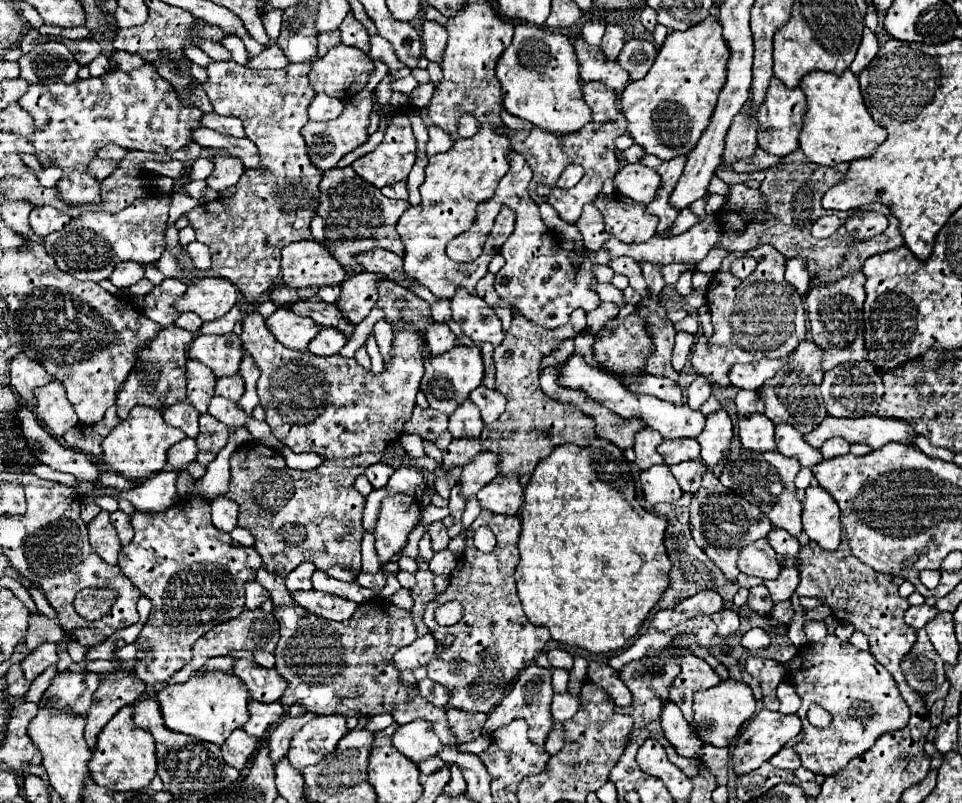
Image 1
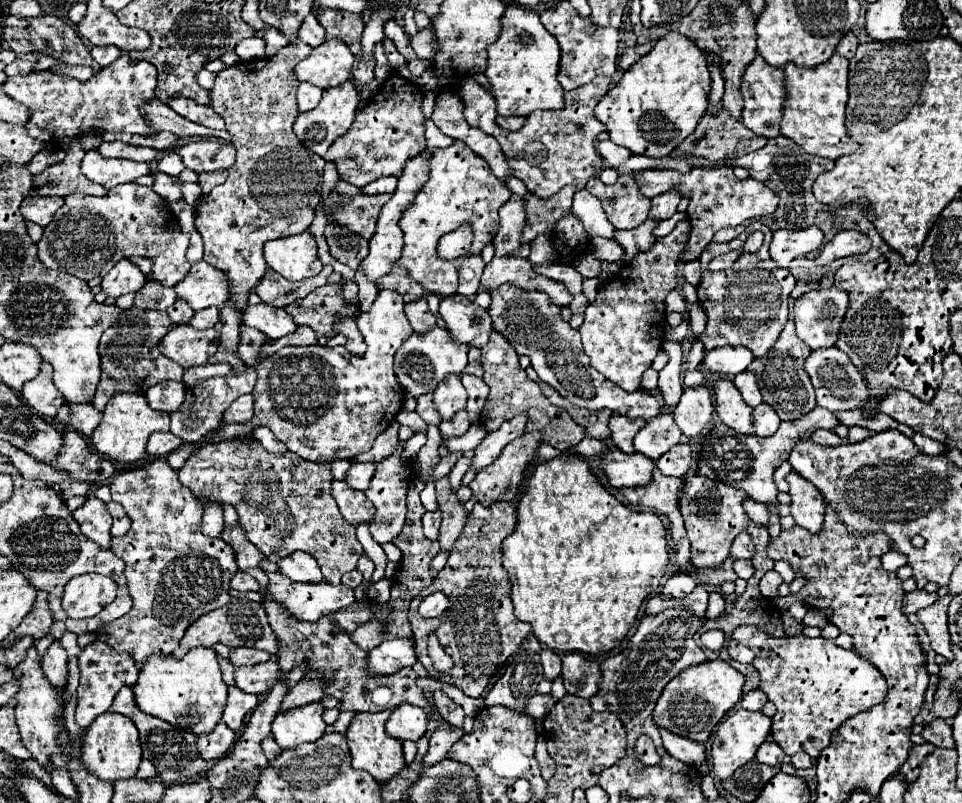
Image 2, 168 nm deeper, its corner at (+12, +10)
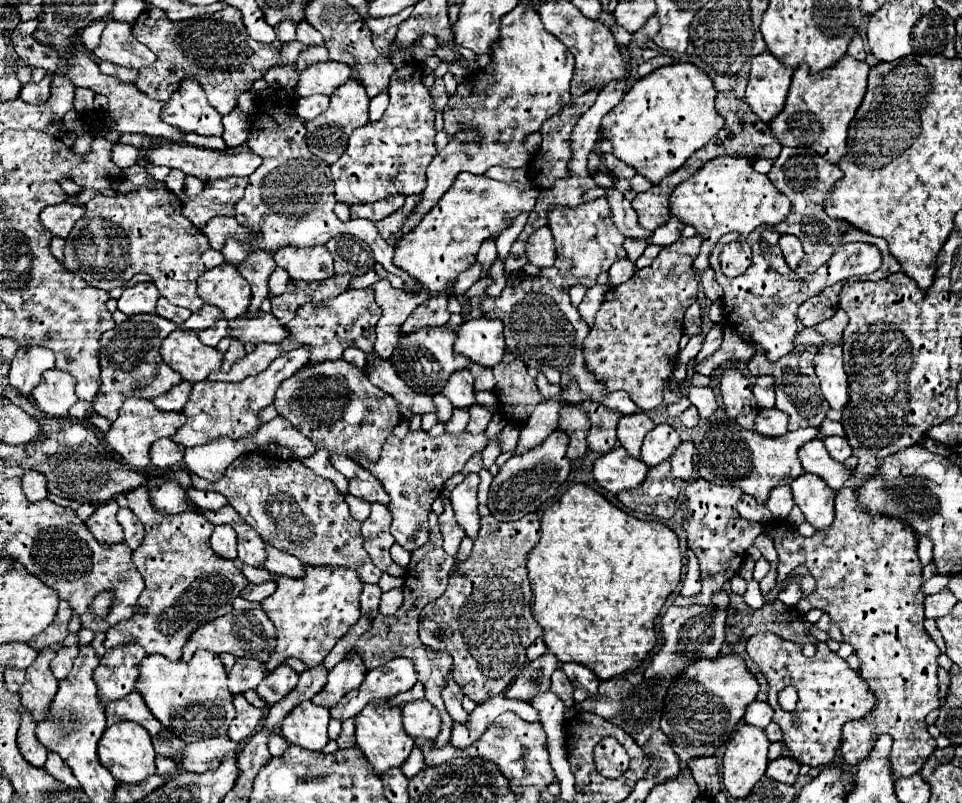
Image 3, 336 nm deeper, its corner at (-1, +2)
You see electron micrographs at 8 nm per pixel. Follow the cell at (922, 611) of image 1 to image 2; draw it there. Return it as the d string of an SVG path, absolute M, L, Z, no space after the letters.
M915 589L911 593L905 593L903 595L903 613L905 615L917 613L919 609L931 605L935 599L937 599L937 595L935 593L927 593L925 589Z

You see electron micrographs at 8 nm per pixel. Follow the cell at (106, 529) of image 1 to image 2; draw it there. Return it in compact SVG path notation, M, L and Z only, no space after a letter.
M89 495L85 505L73 511L73 517L81 525L81 533L89 541L97 543L103 549L109 549L109 543L111 543L111 535L109 535L111 515L107 513L105 503L101 499L97 499L95 495Z

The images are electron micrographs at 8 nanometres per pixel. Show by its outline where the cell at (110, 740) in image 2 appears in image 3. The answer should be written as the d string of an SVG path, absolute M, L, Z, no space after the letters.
M114 723L104 731L104 735L98 741L98 759L114 775L116 781L136 783L154 775L156 773L154 757L156 753L146 729L136 723Z

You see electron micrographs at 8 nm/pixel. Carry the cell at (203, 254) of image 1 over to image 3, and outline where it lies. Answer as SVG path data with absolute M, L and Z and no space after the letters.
M208 249L204 255L202 255L202 263L206 265L206 269L212 269L212 267L218 267L224 263L224 255L220 251L214 251L214 249Z

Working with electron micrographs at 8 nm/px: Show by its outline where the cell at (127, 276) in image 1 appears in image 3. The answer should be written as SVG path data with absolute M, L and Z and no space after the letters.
M138 283L130 289L124 289L122 297L118 299L118 309L126 315L154 313L158 299L160 291L152 283Z

